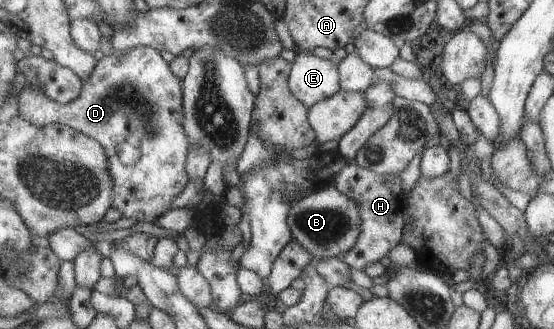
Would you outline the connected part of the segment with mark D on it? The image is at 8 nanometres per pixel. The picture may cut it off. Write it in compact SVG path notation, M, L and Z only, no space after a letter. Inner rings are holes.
M138 46L126 52L103 57L97 62L89 78L82 83L80 95L71 102L61 104L52 101L37 86L26 86L18 96L20 115L38 127L49 123L61 123L98 140L105 149L108 169L113 181L111 207L117 208L122 216L153 223L159 216L171 210L173 199L178 197L190 181L186 171L190 142L184 129L183 83L171 72L169 63L153 47ZM121 144L131 144L141 152L141 159L134 166L121 163L118 151Z

